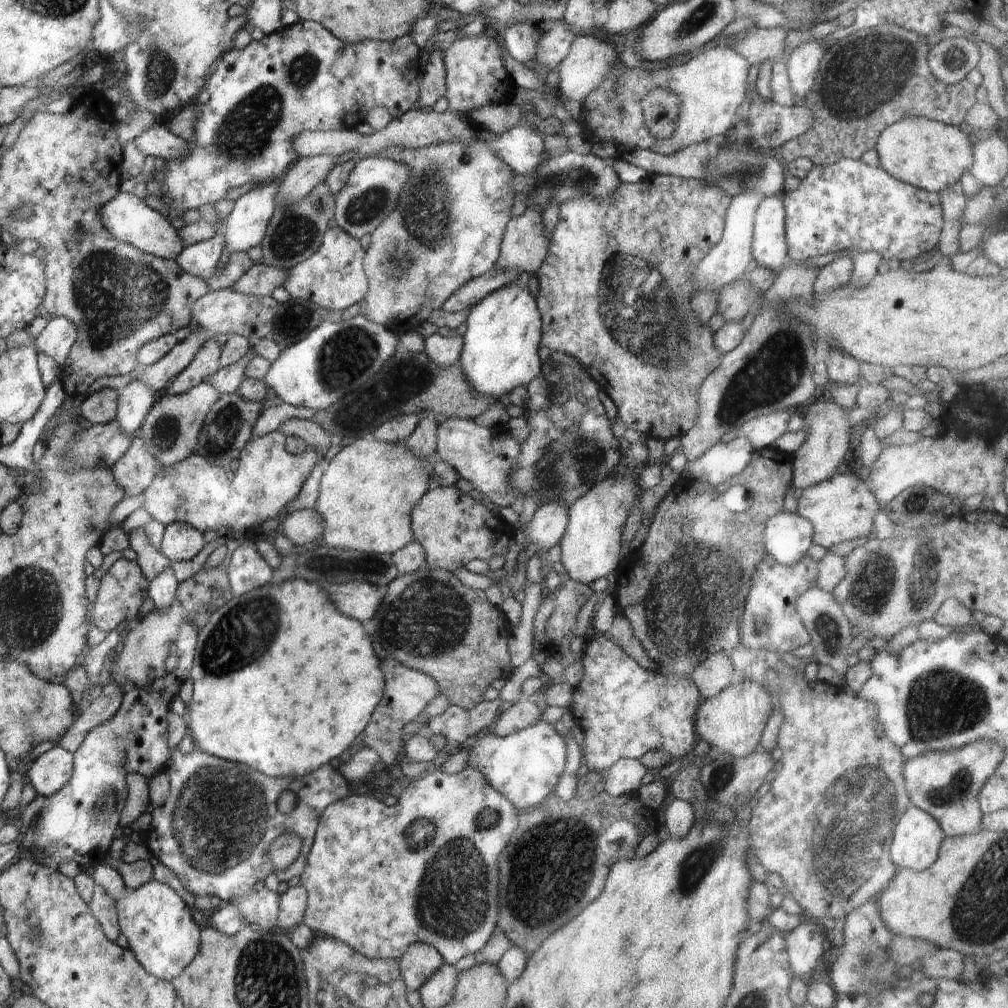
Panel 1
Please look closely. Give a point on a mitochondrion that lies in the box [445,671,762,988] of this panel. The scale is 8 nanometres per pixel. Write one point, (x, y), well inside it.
(546, 880)

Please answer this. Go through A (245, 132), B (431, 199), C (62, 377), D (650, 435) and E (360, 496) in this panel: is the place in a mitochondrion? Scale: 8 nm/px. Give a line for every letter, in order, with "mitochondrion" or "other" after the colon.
A: mitochondrion
B: mitochondrion
C: other
D: other
E: other

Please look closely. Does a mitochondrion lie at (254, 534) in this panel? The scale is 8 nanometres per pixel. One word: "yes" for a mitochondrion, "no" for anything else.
no

